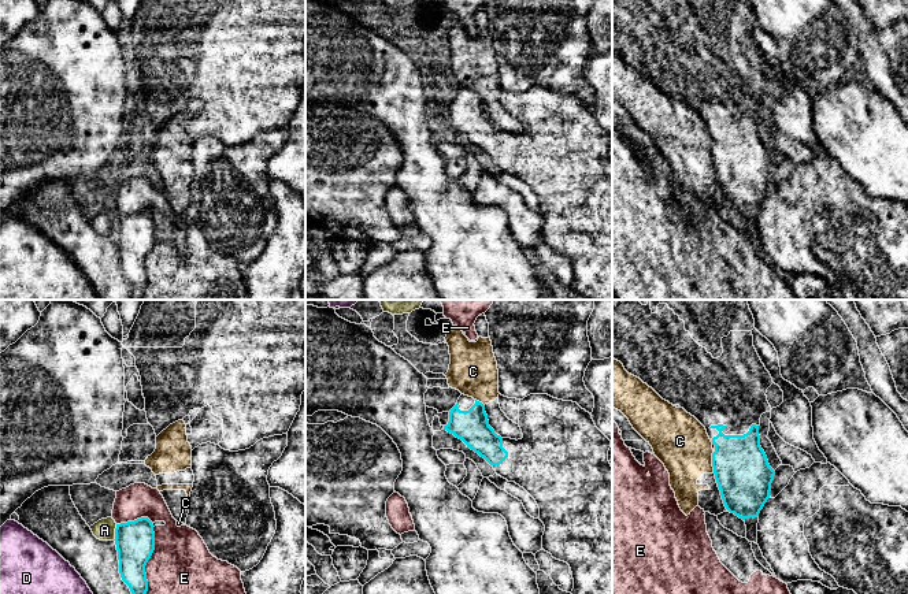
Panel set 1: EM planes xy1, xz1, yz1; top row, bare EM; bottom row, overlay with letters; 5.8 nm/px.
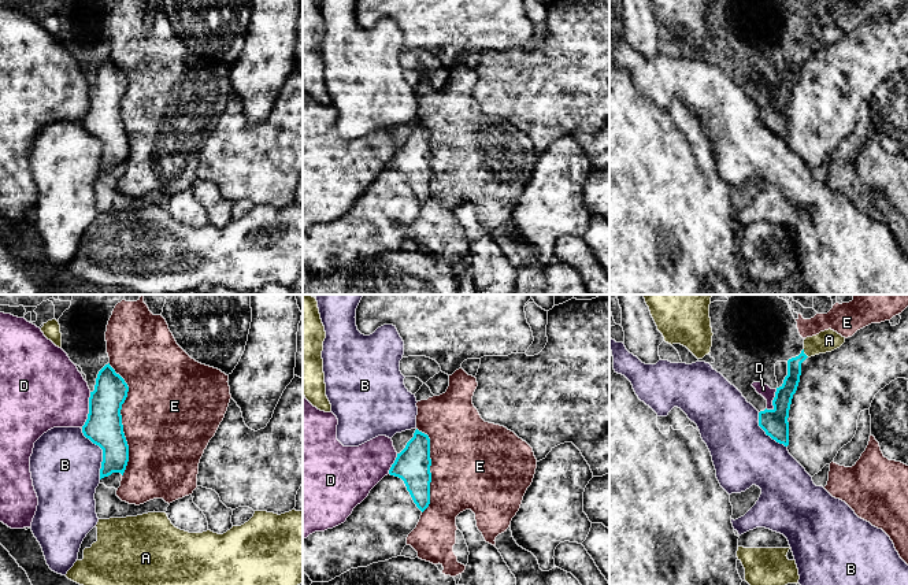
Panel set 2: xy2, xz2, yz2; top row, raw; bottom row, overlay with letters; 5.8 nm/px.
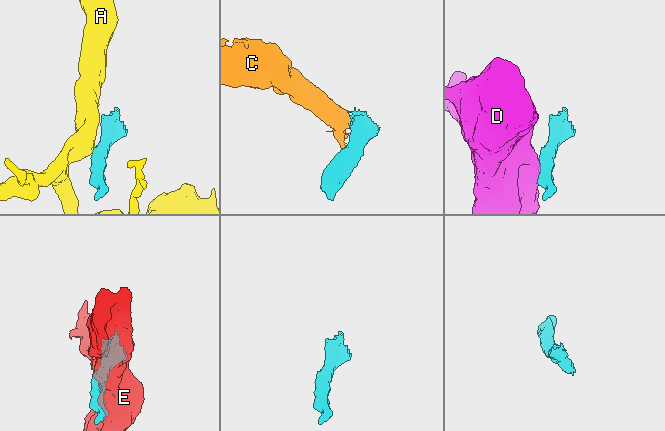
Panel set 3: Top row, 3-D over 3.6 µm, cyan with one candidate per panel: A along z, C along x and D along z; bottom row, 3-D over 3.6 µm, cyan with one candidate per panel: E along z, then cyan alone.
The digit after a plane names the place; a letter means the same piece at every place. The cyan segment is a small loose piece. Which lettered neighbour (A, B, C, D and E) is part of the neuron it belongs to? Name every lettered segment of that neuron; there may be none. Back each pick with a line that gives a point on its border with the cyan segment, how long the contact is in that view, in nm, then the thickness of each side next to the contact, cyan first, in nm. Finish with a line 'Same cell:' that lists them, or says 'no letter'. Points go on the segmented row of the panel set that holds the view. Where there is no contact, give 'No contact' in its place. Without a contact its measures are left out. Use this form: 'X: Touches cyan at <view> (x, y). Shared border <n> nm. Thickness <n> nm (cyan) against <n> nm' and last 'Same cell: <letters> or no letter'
Same cell: no letter

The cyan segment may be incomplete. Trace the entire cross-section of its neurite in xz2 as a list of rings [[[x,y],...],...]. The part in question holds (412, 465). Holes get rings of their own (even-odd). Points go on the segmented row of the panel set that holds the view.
[[[419,432],[407,443],[405,448],[397,453],[389,474],[404,481],[416,507],[423,512],[430,504],[430,438]]]

